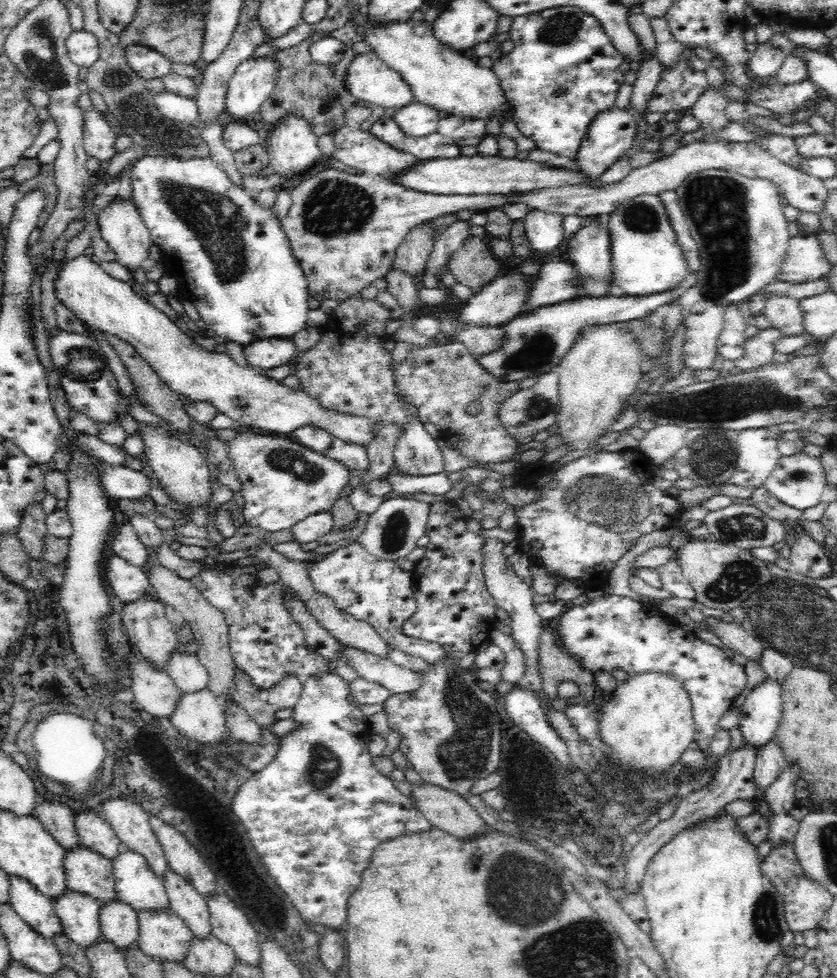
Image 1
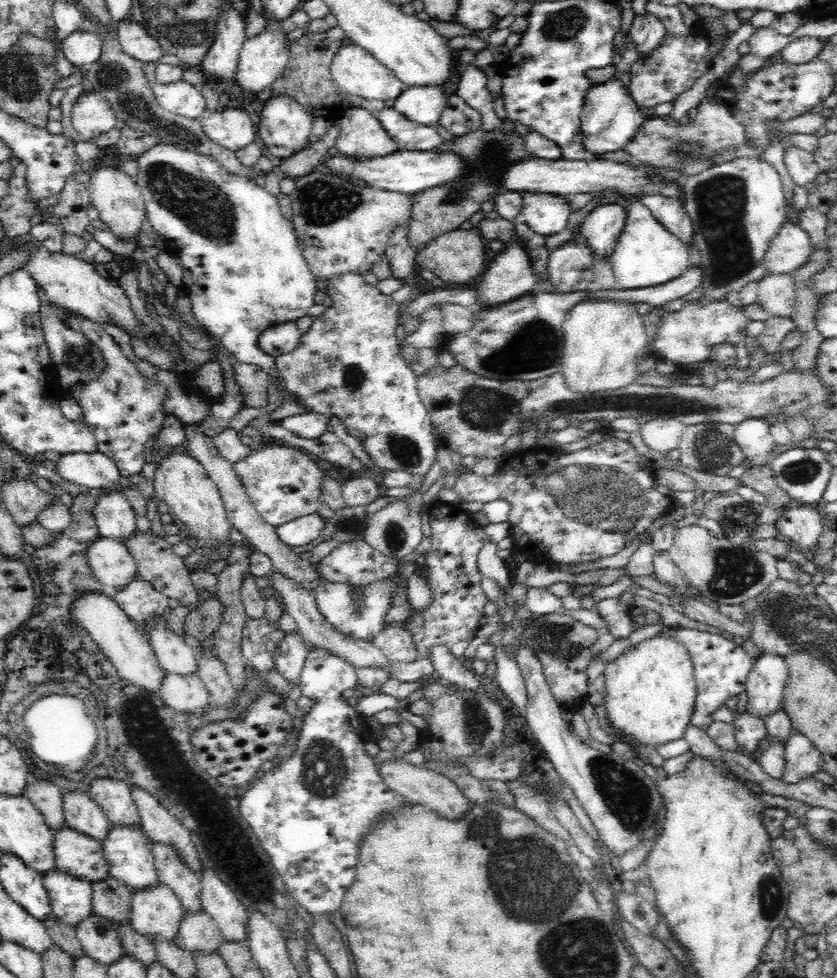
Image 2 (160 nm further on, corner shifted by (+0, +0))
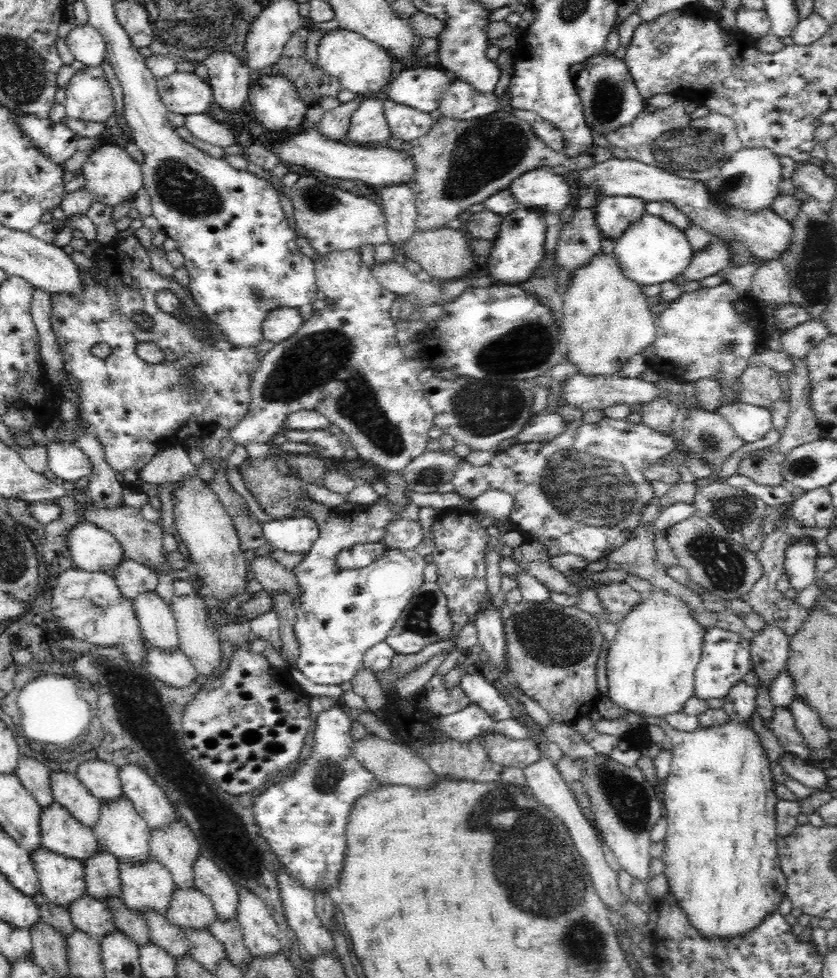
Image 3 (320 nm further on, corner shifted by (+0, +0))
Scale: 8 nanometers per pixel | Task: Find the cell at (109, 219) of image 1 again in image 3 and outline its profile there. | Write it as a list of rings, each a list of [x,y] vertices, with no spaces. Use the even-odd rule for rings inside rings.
[[[104,144],[90,152],[83,162],[81,174],[85,178],[85,186],[94,194],[96,201],[112,207],[126,202],[143,188],[141,165],[126,152],[126,148],[117,144]]]

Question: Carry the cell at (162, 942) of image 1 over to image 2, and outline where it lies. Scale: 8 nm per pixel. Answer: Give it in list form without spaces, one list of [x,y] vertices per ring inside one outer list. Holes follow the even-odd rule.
[[[160,882],[150,890],[131,893],[131,927],[151,941],[162,936],[175,942],[183,926],[185,909],[172,890]]]

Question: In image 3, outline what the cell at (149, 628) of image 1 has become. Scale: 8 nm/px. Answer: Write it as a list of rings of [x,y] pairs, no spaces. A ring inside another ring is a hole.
[[[124,557],[124,562],[116,566],[112,576],[124,598],[134,602],[140,594],[155,592],[158,579],[156,573],[150,571],[144,564],[138,564],[134,560]]]

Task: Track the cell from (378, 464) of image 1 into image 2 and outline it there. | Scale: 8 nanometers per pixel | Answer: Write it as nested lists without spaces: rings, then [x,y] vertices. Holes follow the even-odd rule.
[[[362,470],[358,477],[352,477],[342,485],[344,501],[348,507],[368,506],[380,498],[379,486],[378,478]]]

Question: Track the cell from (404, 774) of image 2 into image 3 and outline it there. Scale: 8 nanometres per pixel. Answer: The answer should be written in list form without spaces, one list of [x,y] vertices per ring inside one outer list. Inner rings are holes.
[[[366,735],[354,741],[354,755],[359,763],[364,765],[380,782],[388,786],[410,787],[412,790],[428,790],[438,782],[437,774],[402,742],[394,743],[392,740],[380,738],[377,735]]]

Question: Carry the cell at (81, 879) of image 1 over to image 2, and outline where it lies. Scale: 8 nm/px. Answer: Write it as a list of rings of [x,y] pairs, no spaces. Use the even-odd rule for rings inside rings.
[[[70,826],[55,831],[54,851],[55,866],[73,878],[98,883],[110,875],[101,842]]]

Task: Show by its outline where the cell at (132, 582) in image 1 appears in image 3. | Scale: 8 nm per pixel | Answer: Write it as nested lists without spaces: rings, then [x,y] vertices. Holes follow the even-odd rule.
[[[82,521],[67,532],[67,546],[77,568],[111,573],[124,562],[123,548],[113,534],[93,522]]]

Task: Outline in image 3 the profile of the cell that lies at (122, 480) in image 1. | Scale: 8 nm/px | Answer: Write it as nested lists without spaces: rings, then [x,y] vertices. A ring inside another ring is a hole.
[[[52,442],[48,448],[48,474],[55,480],[72,485],[81,478],[92,476],[94,464],[87,454],[73,444]]]

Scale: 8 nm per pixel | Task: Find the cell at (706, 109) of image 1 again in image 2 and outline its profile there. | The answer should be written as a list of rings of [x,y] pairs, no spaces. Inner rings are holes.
[[[703,100],[698,106],[697,115],[687,124],[681,124],[680,119],[675,120],[670,115],[661,117],[649,113],[649,117],[640,126],[639,131],[633,136],[633,139],[622,147],[621,150],[630,155],[632,162],[645,164],[649,168],[671,168],[679,170],[686,178],[694,176],[706,168],[712,168],[718,161],[712,161],[710,156],[714,152],[722,152],[724,148],[736,148],[745,140],[745,128],[733,117],[733,114],[715,101]]]

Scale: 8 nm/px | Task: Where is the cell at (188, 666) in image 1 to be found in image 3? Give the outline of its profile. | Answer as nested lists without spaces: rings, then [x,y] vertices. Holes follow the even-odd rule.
[[[148,592],[140,594],[132,603],[146,643],[162,651],[180,649],[175,618],[162,597]]]

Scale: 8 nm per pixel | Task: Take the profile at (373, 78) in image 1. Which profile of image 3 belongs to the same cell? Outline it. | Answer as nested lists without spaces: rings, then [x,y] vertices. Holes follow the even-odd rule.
[[[336,29],[324,34],[317,45],[317,53],[317,64],[336,78],[342,88],[359,96],[371,97],[372,94],[387,92],[392,84],[392,81],[388,84],[392,78],[392,58],[386,51],[380,50],[376,43],[368,42],[368,39],[362,39],[352,32]]]

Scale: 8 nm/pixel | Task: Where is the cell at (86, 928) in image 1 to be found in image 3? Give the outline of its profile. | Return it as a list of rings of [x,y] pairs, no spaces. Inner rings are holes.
[[[42,846],[31,859],[41,891],[59,907],[70,908],[87,892],[84,865],[78,859],[65,858]]]

